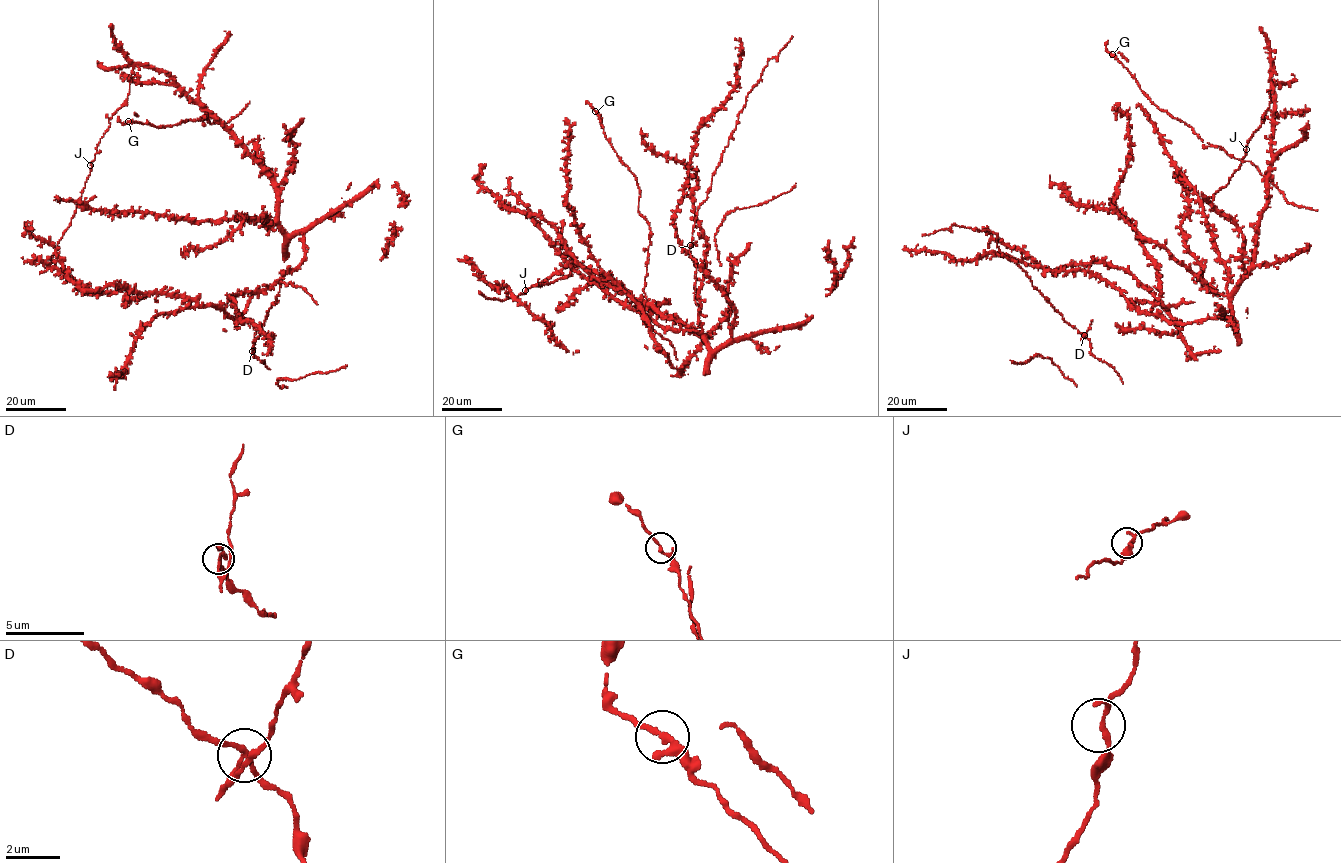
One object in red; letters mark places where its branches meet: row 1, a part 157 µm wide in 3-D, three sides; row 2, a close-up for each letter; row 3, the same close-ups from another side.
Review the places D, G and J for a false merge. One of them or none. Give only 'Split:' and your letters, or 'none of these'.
Split: D

